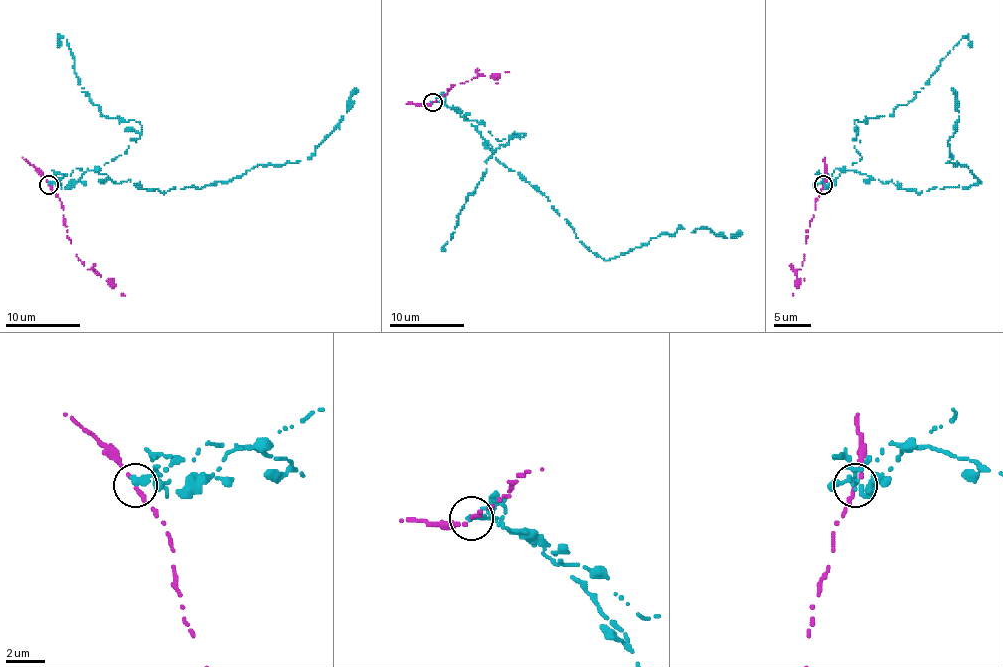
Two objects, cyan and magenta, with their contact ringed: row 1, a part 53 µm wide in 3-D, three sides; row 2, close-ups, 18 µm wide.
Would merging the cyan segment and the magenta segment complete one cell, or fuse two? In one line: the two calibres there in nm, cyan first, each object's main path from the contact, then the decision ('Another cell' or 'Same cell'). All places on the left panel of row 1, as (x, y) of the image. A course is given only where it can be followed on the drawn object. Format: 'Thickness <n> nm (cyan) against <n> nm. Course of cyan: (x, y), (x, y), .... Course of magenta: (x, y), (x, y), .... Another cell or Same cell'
Thickness 360 nm (cyan) against 280 nm. Course of cyan: (48, 185), (71, 187), (95, 170), (162, 192), (308, 159), (347, 112), (356, 88). Course of magenta: (48, 185), (61, 202), (67, 237), (76, 256), (87, 269), (95, 271), (125, 295). Another cell

